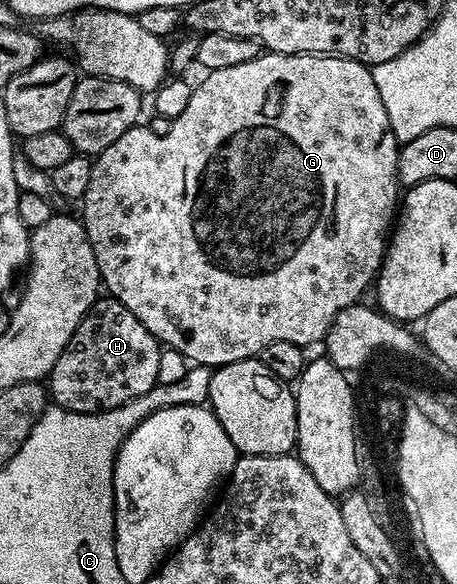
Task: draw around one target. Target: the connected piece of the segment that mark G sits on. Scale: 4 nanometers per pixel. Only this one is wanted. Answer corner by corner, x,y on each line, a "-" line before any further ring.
264,51
260,56
250,59
246,63
238,63
238,67
214,69
205,77
208,78
200,86
197,84
193,88
190,103
186,103
186,111
182,111
182,115
172,118
172,126
167,135
159,137
154,135
154,131
137,123
130,131
126,131
126,135
114,139
114,143
110,143
110,147
106,147
106,151
95,154
90,171
90,187
86,187
86,195
82,198
82,206
84,205
82,220
86,235
90,239
90,247
94,251
94,259
98,263
100,280
106,293
108,289
107,296
113,301
122,303
122,307
126,307
126,311
130,311
130,315
134,315
134,319
138,319
138,323
142,323
142,327
146,327
146,331
150,331
150,335
154,335
161,346
180,352
192,365
219,367
255,358
266,347
270,347
270,343
294,343
301,347
309,347
308,345
314,344
315,341
316,344
323,342
336,316
346,307
357,304
363,298
360,296
367,289
369,292
370,286
375,282
380,266
384,264
386,242
389,240
390,230
393,228
394,218
398,213
398,198
401,196
402,186
396,175
400,145
390,127
386,107
382,107
378,87
374,87
371,68
363,65
362,62
349,57
330,57
318,53
269,53

